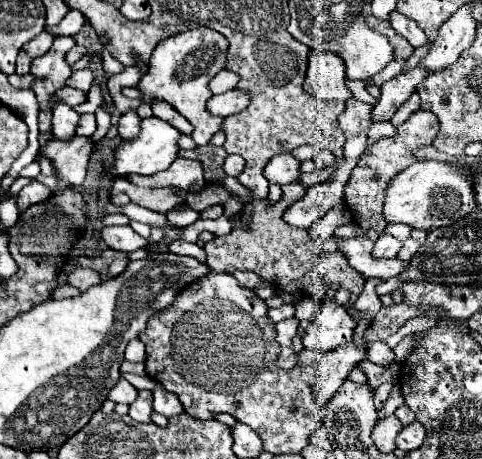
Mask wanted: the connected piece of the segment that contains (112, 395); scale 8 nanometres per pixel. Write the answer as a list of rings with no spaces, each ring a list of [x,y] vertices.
[[[121,377],[119,383],[109,391],[107,399],[111,399],[113,403],[127,403],[129,405],[131,401],[135,401],[135,397],[137,397],[137,389],[125,377]]]

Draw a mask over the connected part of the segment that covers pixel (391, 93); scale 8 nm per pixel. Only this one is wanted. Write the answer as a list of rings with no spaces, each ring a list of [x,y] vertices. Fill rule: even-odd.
[[[419,67],[401,73],[397,77],[393,77],[391,81],[381,85],[381,95],[377,99],[377,103],[371,109],[371,119],[373,121],[391,121],[393,113],[399,109],[399,105],[415,91],[415,87],[427,77],[427,73],[423,73]]]

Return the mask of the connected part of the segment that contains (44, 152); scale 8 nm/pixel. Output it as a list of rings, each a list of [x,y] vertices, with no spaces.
[[[73,137],[71,141],[51,139],[45,147],[39,149],[39,155],[51,161],[55,173],[59,173],[71,185],[79,187],[85,181],[91,149],[93,145],[85,137]]]

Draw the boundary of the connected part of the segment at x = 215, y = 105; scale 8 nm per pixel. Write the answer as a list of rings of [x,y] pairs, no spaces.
[[[231,89],[227,93],[213,95],[207,101],[207,111],[217,117],[229,117],[243,111],[247,107],[247,99],[249,97],[245,93],[239,93],[239,89]]]

